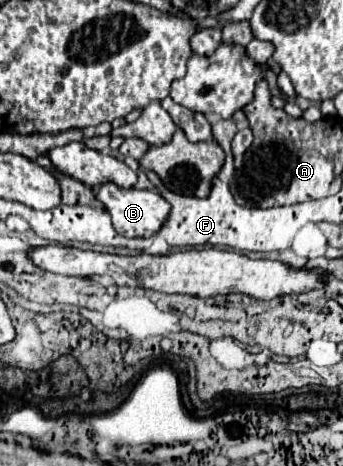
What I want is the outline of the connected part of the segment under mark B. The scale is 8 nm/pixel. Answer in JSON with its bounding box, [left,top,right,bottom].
[94,184,170,238]

